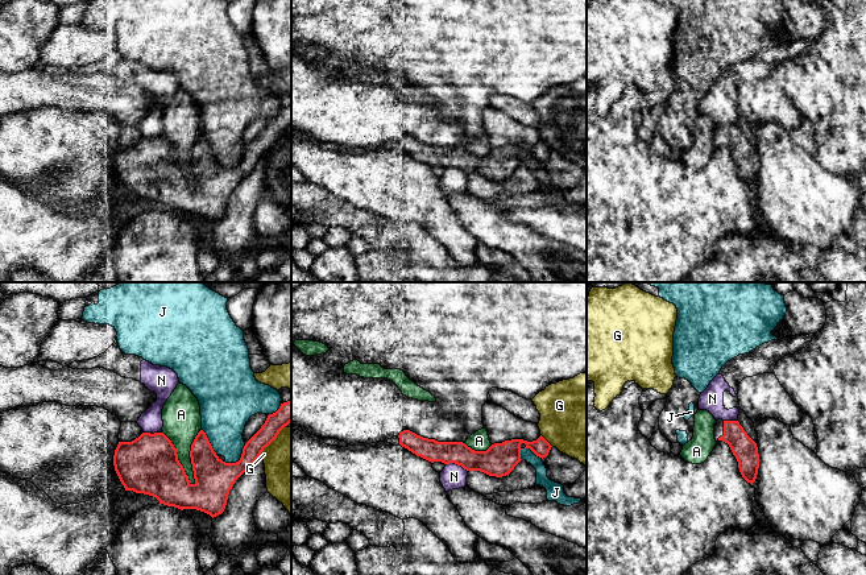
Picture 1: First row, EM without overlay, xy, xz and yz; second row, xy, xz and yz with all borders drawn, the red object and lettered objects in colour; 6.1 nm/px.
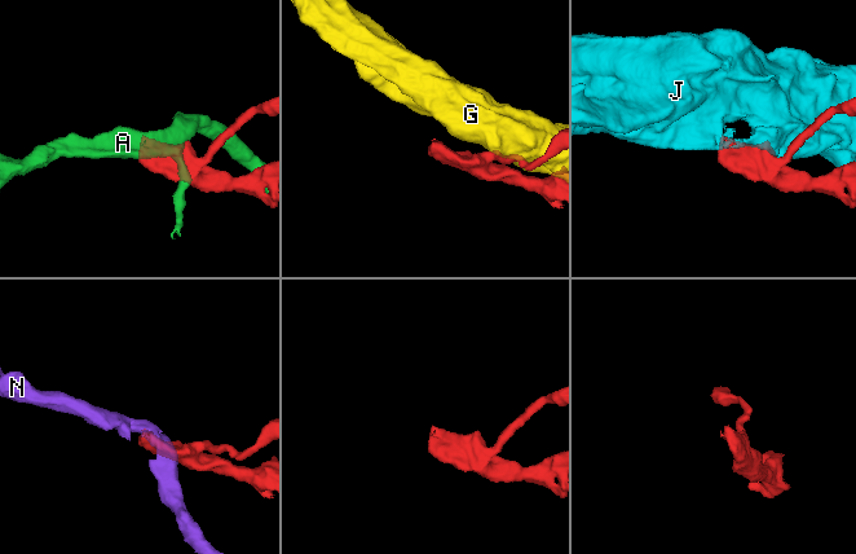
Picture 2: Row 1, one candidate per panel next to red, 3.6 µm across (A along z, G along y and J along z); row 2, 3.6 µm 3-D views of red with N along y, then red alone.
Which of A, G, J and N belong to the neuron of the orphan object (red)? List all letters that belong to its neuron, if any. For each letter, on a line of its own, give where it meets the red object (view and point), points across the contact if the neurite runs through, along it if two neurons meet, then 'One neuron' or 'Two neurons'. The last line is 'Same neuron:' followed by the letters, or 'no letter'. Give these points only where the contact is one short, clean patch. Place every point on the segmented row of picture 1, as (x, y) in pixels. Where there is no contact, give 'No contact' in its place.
A: Touches red at xy (177, 459). Two neurons
G: Touches red at xz (546, 441). Two neurons
J: Touches red at xy (240, 459). Two neurons
N: Touches red at xz (456, 463). Two neurons
Same neuron: no letter

